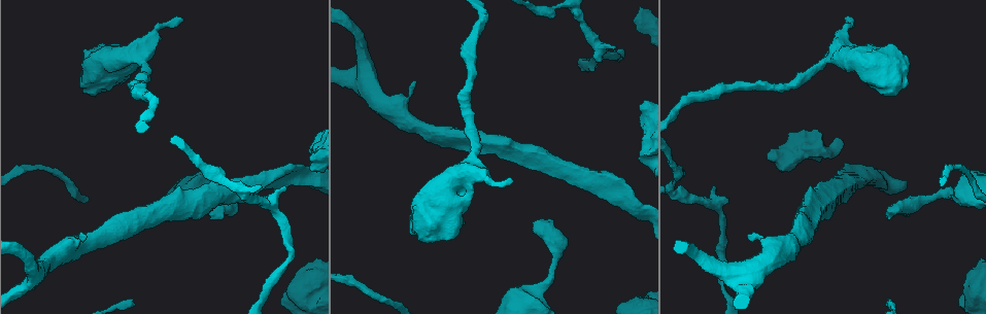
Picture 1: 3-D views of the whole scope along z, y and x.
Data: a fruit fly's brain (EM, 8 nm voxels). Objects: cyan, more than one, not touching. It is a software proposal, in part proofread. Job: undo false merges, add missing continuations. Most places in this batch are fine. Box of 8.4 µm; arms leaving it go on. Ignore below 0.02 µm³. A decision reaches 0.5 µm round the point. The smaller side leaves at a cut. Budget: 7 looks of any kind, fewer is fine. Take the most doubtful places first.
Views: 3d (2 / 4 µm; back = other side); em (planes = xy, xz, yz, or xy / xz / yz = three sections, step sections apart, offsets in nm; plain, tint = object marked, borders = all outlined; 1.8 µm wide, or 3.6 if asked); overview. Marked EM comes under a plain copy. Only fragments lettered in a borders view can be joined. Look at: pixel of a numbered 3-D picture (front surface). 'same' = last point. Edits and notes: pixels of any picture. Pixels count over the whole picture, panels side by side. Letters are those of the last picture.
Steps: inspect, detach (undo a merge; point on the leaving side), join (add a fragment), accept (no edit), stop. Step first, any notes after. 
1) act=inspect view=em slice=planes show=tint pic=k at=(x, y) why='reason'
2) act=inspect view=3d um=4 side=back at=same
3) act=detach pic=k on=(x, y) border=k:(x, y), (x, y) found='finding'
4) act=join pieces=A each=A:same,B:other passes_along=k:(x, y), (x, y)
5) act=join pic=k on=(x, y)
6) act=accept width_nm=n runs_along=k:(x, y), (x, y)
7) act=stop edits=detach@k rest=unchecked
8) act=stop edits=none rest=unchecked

act=inspect view=3d um=4 pic=1 at=(888, 219) why='long arm stops here'

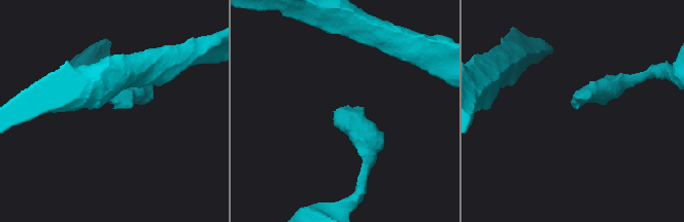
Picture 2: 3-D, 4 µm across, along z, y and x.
act=inspect view=em slice=planes show=borders pic=2 at=(346, 113)

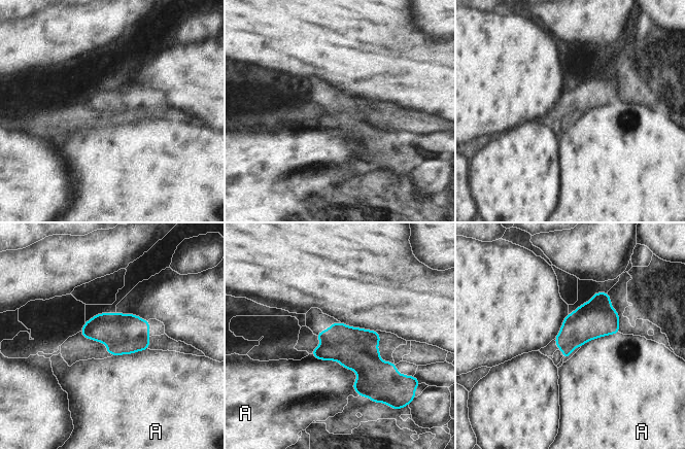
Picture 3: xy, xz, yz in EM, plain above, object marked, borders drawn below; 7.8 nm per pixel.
act=accept width_nm=280 each=A:other border=3:(311, 353), (352, 369), (358, 395) found='no lettered fragment goes on from it'

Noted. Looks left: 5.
act=inspect view=em slice=planes show=borders pic=1 at=(619, 181) why='free end'

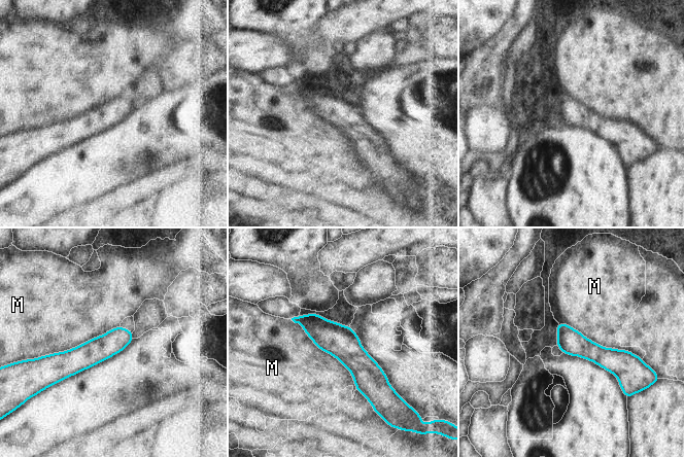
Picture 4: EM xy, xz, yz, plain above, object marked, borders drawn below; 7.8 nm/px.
act=accept each=M:other found='none of them fits'

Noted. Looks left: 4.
act=inspect view=em um=3.6 slice=yz step=16 show=tint pic=1 at=(846, 58) why='calibre changes'

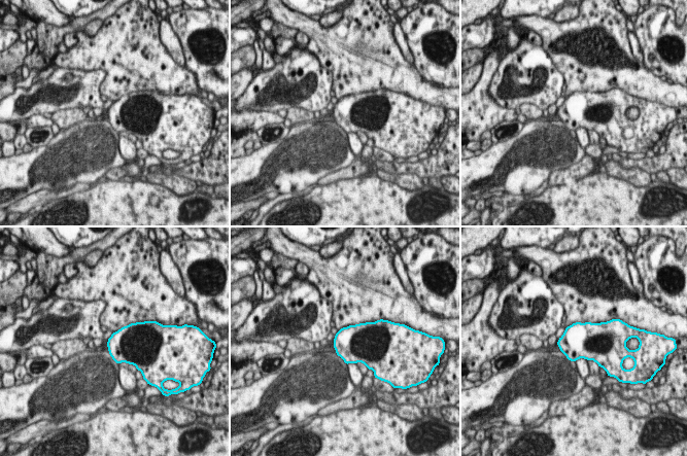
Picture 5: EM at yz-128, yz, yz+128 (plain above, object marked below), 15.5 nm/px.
act=inspect view=em um=3.6 slice=planes show=borders at=same why='cut it another way'

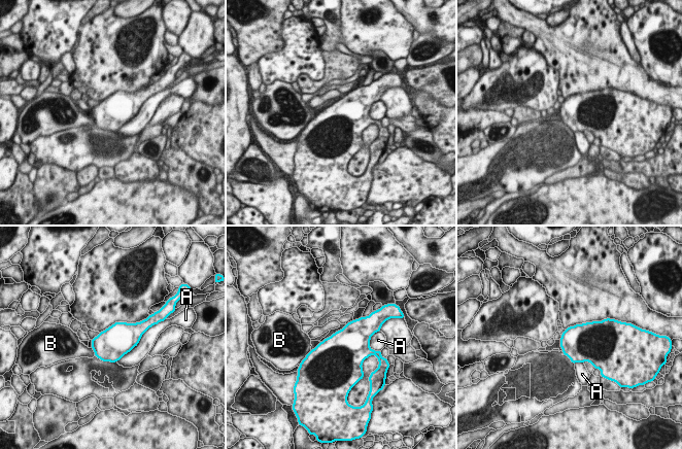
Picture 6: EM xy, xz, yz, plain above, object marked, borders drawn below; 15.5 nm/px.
act=accept width_nm=500 each=A:other,B:other found='all the same neuron'

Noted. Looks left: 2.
act=stop edits=none rest=unchecked

